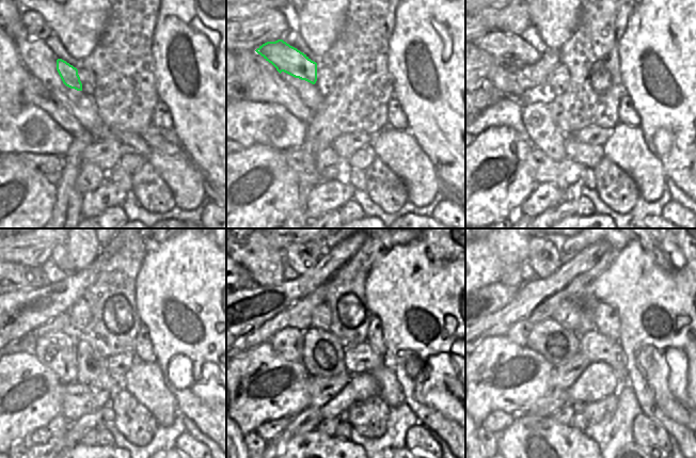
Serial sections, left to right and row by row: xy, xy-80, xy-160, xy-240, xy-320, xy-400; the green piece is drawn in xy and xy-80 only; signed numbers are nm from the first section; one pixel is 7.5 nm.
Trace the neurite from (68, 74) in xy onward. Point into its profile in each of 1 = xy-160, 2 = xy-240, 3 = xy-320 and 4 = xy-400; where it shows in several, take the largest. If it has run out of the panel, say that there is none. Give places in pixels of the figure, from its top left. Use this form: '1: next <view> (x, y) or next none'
1: next xy-160 (508, 49)
2: next xy-240 (9, 278)
3: next xy-320 (248, 281)
4: next none

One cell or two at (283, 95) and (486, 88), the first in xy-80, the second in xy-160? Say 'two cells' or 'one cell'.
two cells

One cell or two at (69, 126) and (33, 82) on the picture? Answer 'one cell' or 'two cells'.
one cell

